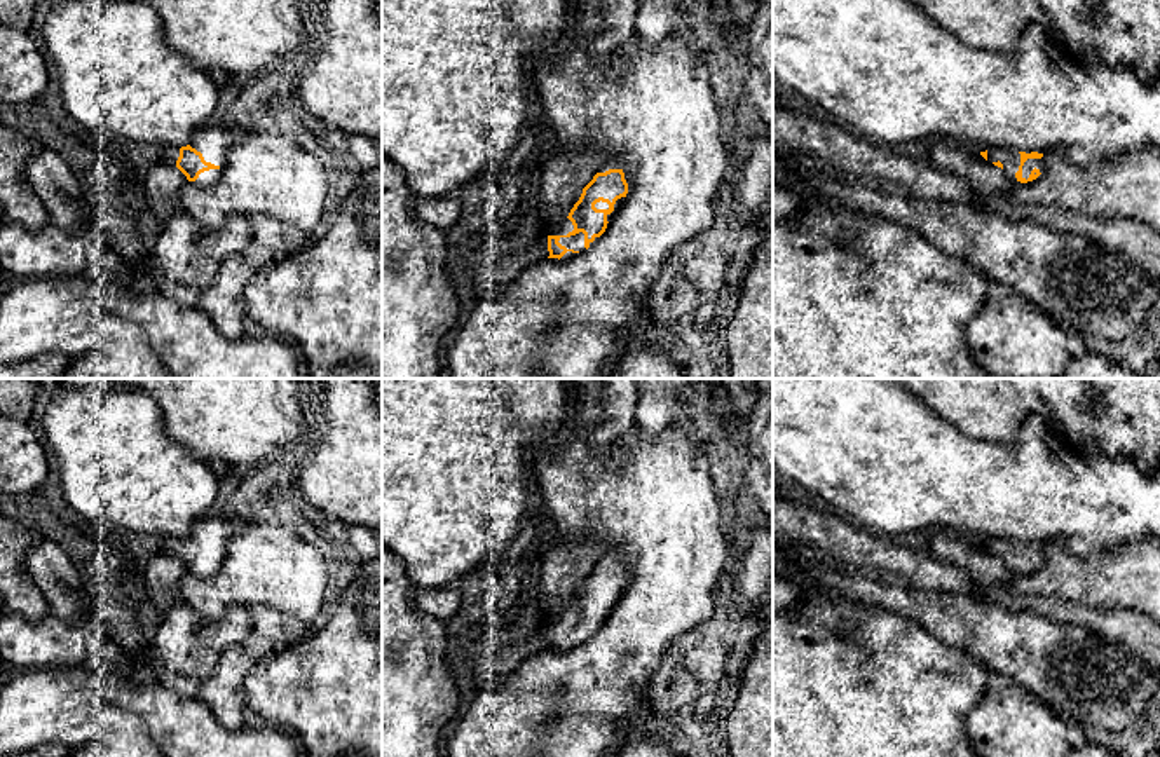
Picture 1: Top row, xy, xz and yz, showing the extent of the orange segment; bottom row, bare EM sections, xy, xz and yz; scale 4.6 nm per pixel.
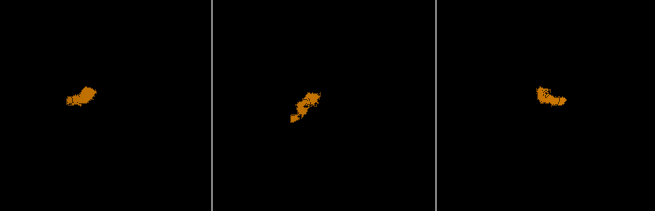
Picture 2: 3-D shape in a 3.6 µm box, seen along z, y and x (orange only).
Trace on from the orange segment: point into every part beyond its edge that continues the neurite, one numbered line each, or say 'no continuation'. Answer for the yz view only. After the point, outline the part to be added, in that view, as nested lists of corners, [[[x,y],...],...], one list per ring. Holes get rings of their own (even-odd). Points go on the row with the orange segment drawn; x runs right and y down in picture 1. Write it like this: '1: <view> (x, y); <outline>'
1: yz (1010, 159); [[[993,147],[987,150],[987,160],[989,162],[1001,162],[1003,164],[1003,171],[1008,176],[1015,176],[1015,173],[1019,171],[1020,166],[1020,153],[1010,148],[1000,148],[1000,147]]]
2: yz (1030, 164); [[[1027,159],[1022,166],[1022,178],[1029,178],[1033,169],[1038,169],[1040,173],[1043,173],[1045,166],[1043,166],[1043,159]]]

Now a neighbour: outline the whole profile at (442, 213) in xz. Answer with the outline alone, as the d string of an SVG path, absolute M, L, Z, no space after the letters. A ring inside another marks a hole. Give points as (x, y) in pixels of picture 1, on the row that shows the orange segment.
M461 195L450 197L417 197L417 215L429 225L447 232L459 218L462 211Z

